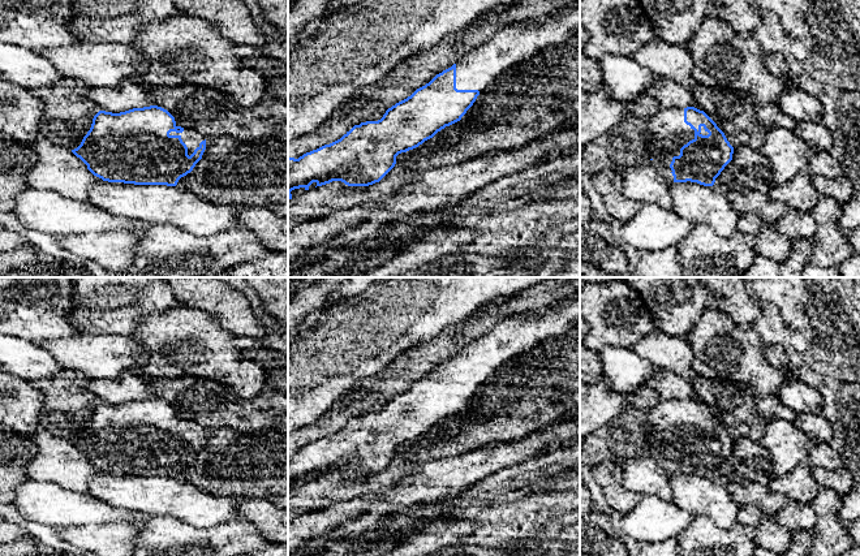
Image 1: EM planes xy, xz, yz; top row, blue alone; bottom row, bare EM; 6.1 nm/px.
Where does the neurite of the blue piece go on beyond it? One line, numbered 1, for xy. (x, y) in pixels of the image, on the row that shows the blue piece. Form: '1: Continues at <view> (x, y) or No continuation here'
1: Continues at xy (192, 138)

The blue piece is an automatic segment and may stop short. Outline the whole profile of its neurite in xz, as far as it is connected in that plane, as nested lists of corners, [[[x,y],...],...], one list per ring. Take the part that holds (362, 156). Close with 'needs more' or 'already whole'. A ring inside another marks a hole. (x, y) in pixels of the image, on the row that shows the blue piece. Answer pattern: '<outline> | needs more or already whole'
[[[580,3],[564,13],[509,23],[410,96],[388,108],[380,120],[354,125],[340,139],[298,159],[288,158],[288,201],[292,199],[292,190],[300,188],[309,190],[313,182],[317,186],[332,181],[341,181],[348,186],[369,186],[379,182],[395,167],[399,154],[418,147],[446,126],[460,121],[477,96],[500,76],[546,48],[563,47],[579,30]]] | needs more

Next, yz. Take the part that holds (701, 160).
[[[695,107],[659,108],[649,120],[646,164],[657,169],[670,184],[691,181],[713,186],[732,160],[732,154],[734,147],[724,133],[704,111]]] | needs more

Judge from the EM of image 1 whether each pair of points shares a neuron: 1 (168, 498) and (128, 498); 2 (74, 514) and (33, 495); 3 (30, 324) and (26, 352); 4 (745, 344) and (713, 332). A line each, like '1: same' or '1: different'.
1: same
2: same
3: different
4: same

